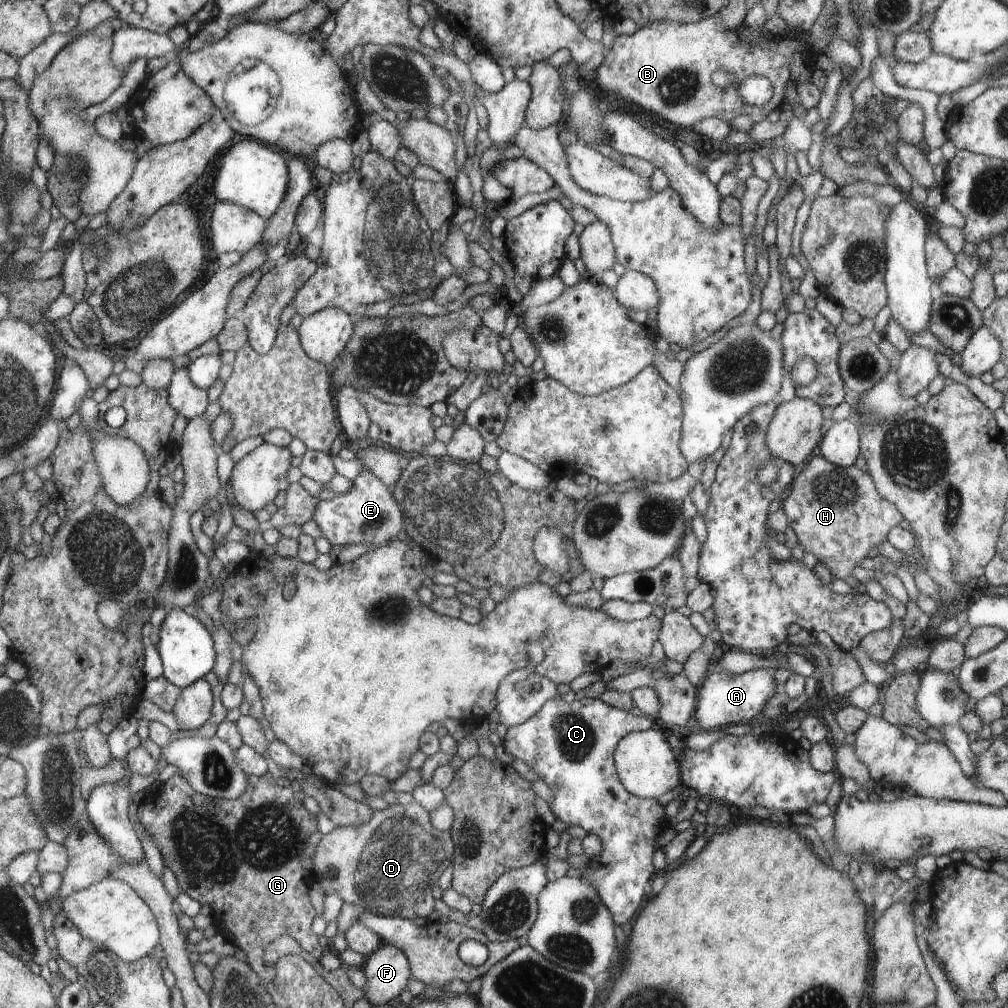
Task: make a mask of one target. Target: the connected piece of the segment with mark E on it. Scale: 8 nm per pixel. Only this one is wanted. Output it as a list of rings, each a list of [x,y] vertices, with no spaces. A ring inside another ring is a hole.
[[[362,462],[362,472],[352,480],[352,487],[345,494],[316,505],[312,520],[322,530],[323,537],[331,546],[364,545],[381,547],[394,540],[404,530],[403,509],[396,500],[392,489],[386,485]]]

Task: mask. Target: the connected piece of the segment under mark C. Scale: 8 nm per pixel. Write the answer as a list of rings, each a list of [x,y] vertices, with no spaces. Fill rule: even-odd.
[[[571,696],[563,697],[562,699],[554,697],[553,699],[548,700],[548,702],[546,702],[546,704],[544,704],[544,706],[542,706],[534,716],[531,716],[526,720],[526,722],[519,724],[518,726],[508,727],[507,733],[502,740],[503,746],[505,746],[506,750],[512,754],[514,758],[519,758],[520,760],[527,762],[528,766],[539,775],[539,778],[542,778],[550,787],[554,793],[554,801],[550,806],[552,807],[555,817],[558,817],[558,820],[562,820],[562,822],[566,822],[569,826],[581,826],[586,830],[586,832],[597,834],[600,837],[600,840],[602,840],[603,850],[600,852],[600,856],[590,857],[588,866],[581,870],[584,872],[584,875],[580,878],[584,882],[590,883],[597,891],[599,891],[599,894],[603,897],[604,904],[611,909],[611,913],[614,915],[616,922],[619,922],[621,925],[626,923],[626,920],[628,920],[628,918],[638,910],[638,906],[640,906],[642,900],[644,900],[644,886],[648,884],[648,880],[650,880],[650,876],[652,876],[652,872],[654,872],[654,864],[652,864],[654,842],[656,842],[658,834],[662,832],[662,828],[668,826],[668,824],[664,824],[664,808],[658,804],[658,800],[641,799],[626,790],[625,786],[622,784],[622,780],[619,778],[614,761],[615,749],[618,747],[619,742],[622,741],[628,733],[631,733],[632,731],[647,731],[651,728],[650,726],[652,726],[652,718],[644,718],[644,714],[643,718],[636,718],[633,713],[630,715],[627,711],[623,711],[617,707],[612,707],[604,703],[601,699],[584,697],[583,699],[578,700],[572,699]]]

